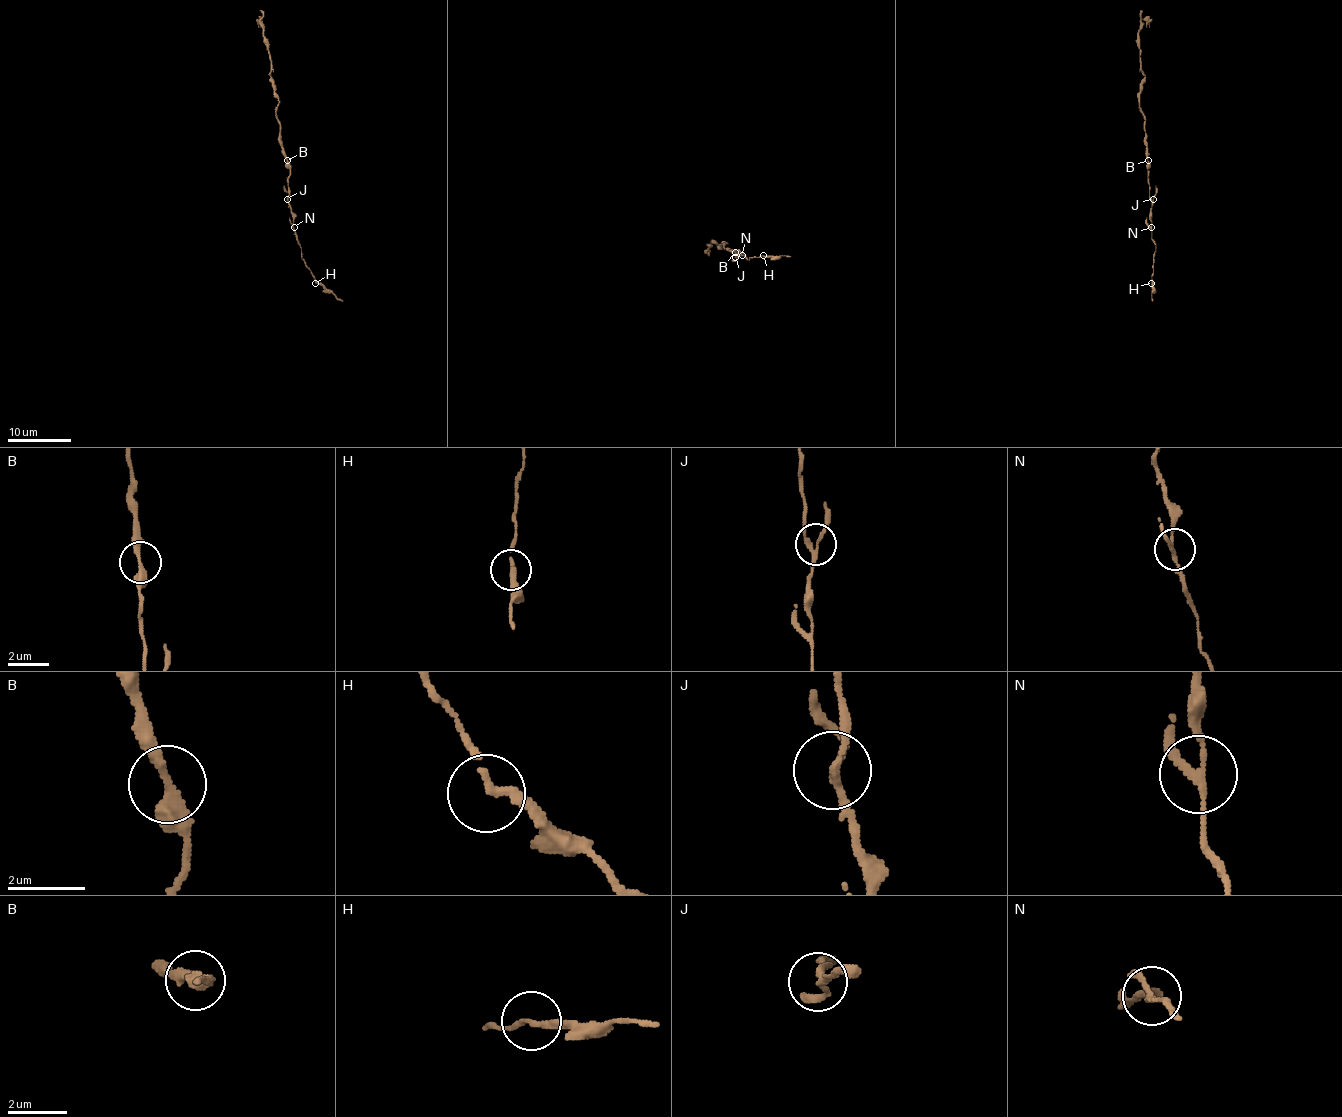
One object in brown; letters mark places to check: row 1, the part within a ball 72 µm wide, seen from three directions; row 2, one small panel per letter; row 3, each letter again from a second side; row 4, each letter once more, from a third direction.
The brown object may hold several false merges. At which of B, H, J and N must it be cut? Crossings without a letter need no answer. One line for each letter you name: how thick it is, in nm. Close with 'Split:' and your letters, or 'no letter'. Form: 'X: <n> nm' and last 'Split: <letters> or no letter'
Split: no letter

